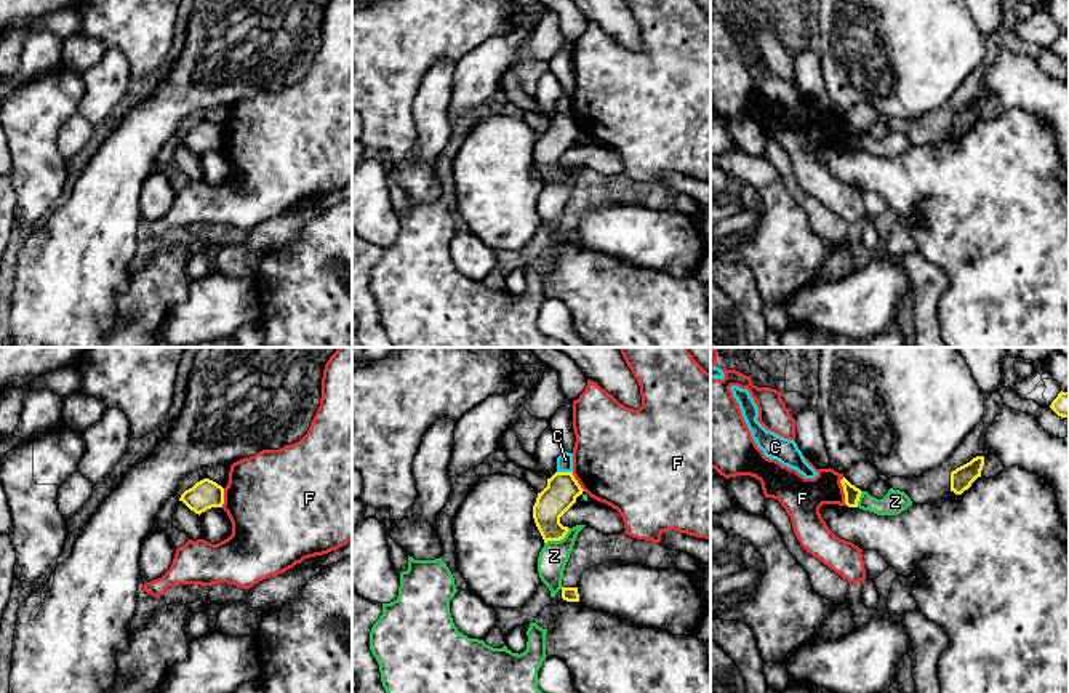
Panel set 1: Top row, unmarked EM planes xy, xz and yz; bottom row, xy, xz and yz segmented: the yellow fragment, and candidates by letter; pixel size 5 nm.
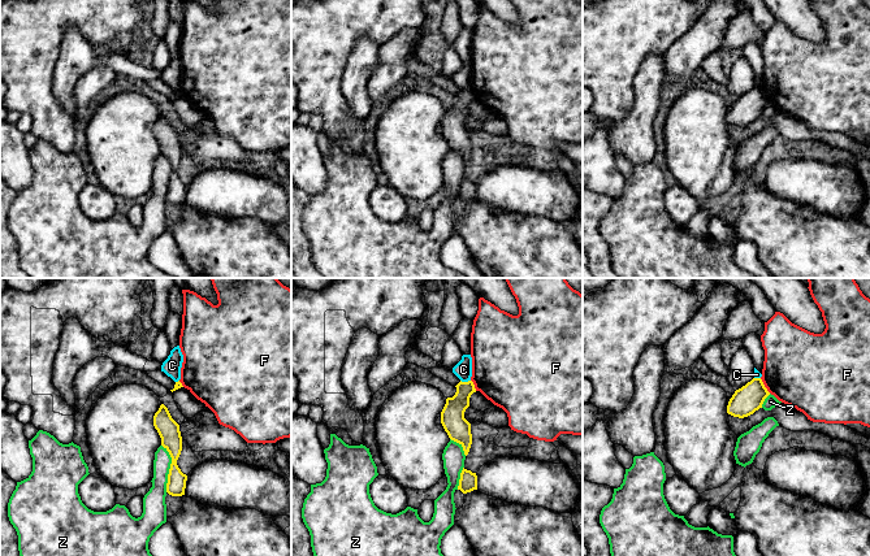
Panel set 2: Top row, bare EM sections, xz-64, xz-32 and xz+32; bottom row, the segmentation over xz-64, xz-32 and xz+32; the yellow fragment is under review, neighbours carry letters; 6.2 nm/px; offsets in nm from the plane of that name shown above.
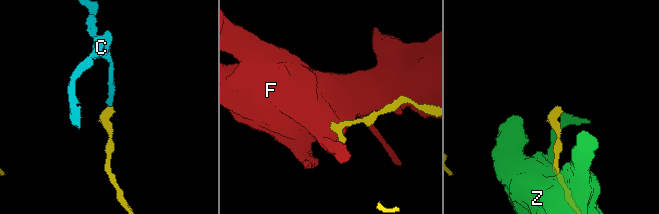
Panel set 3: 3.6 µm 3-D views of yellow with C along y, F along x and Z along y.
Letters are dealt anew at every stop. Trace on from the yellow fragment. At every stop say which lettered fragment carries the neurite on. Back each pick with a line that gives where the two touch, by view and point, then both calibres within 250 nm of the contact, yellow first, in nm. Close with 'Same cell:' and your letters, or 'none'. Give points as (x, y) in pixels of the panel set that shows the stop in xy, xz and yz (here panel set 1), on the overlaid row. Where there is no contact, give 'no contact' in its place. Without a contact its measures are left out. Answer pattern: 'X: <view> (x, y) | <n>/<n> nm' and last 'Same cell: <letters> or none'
Same cell: none

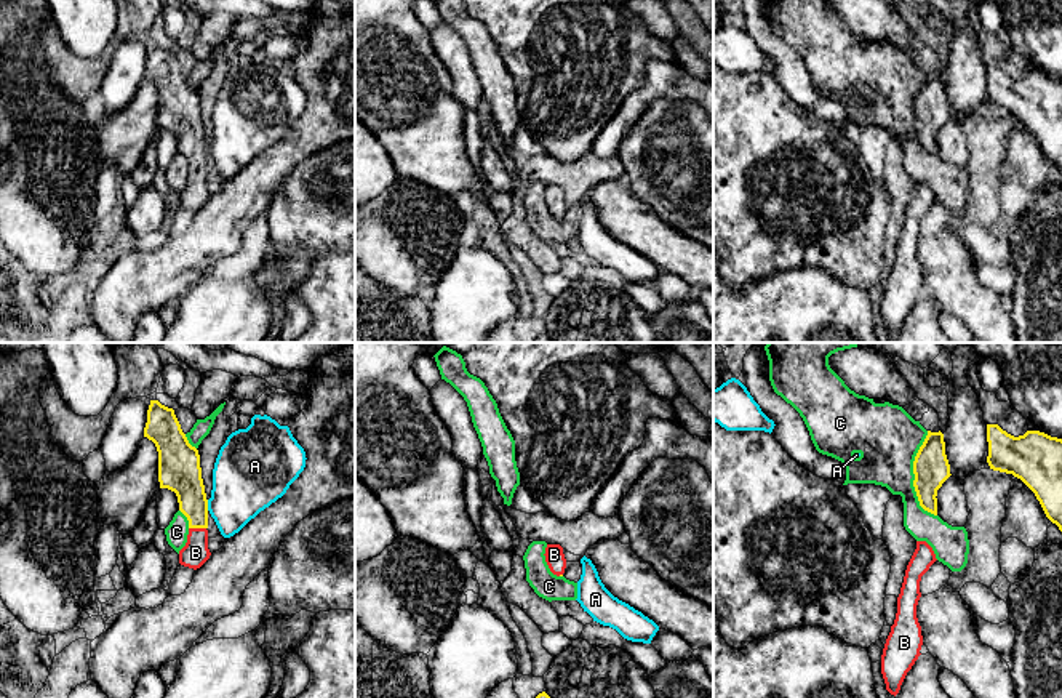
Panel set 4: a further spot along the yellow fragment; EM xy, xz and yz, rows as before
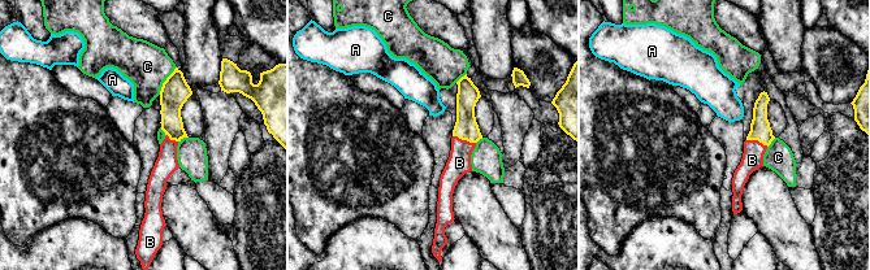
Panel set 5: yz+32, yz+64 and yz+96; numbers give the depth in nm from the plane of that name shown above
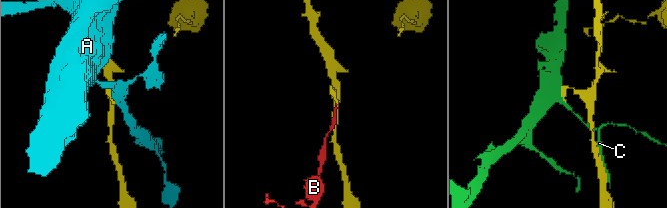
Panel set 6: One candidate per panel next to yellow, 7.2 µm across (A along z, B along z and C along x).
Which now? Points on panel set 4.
B: xy (197, 527) | 170/140 nm
Same cell: B

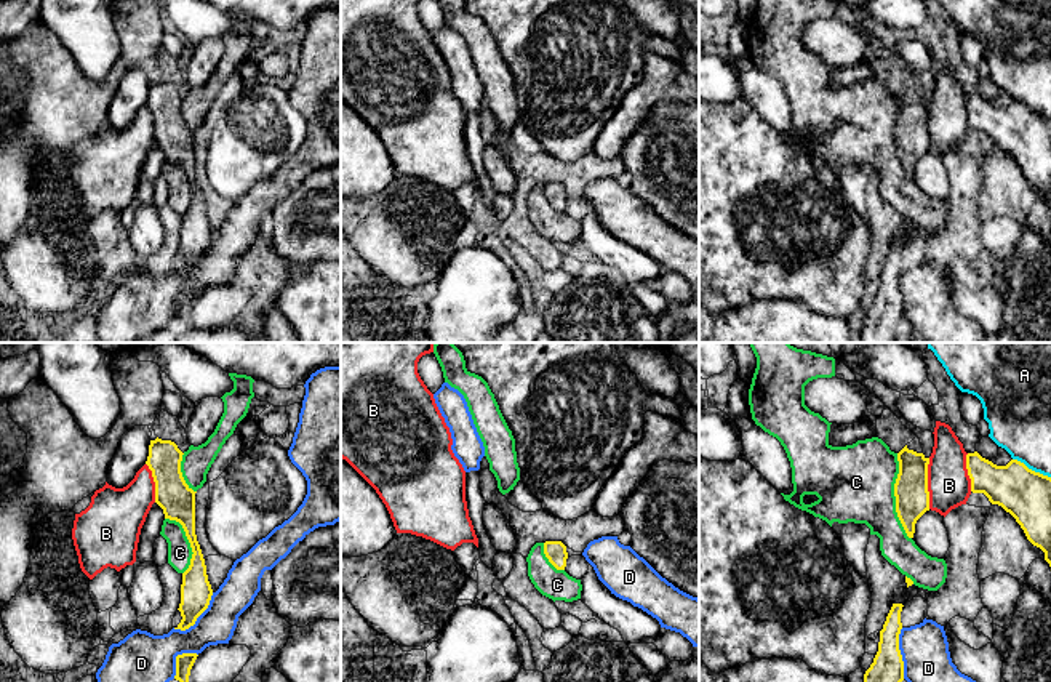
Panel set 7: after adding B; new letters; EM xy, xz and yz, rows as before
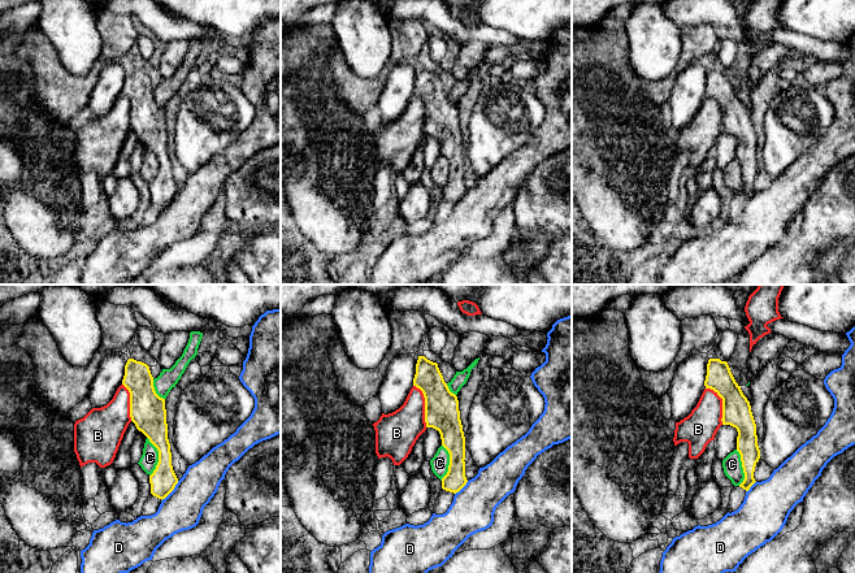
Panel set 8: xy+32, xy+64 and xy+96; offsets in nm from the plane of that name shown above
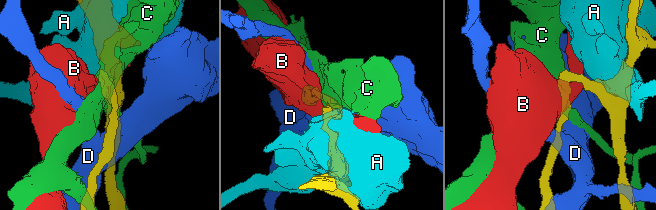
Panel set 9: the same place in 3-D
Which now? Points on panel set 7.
Same cell: none

